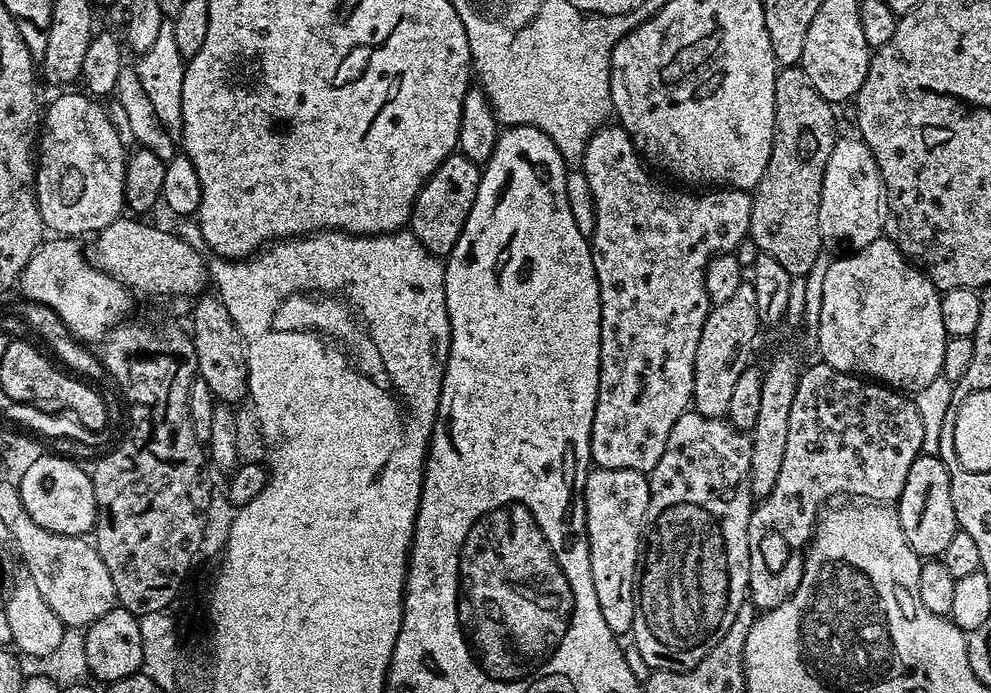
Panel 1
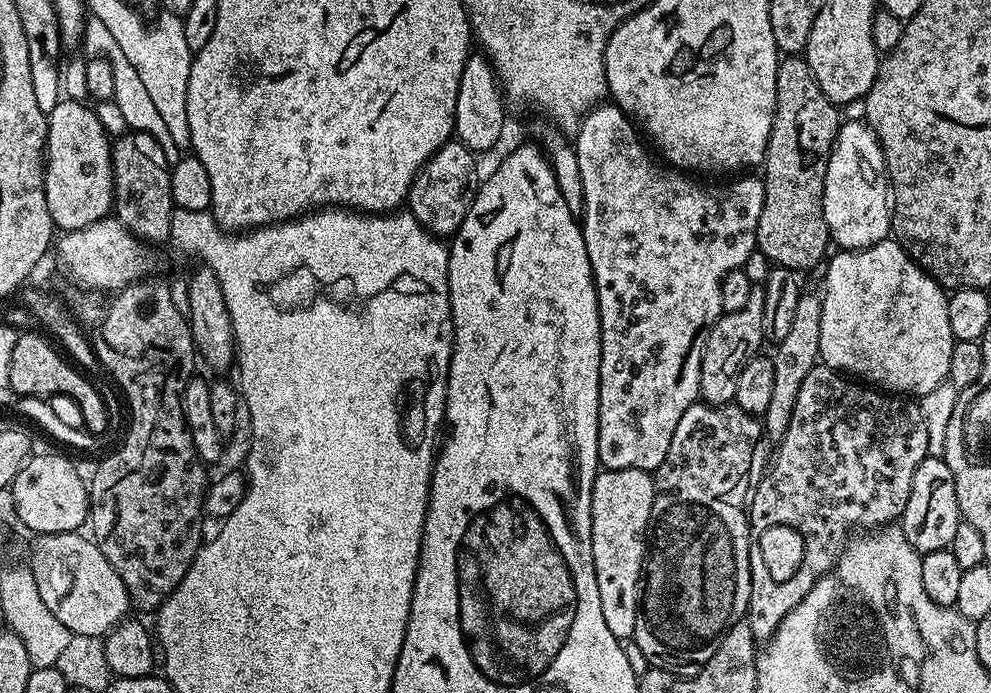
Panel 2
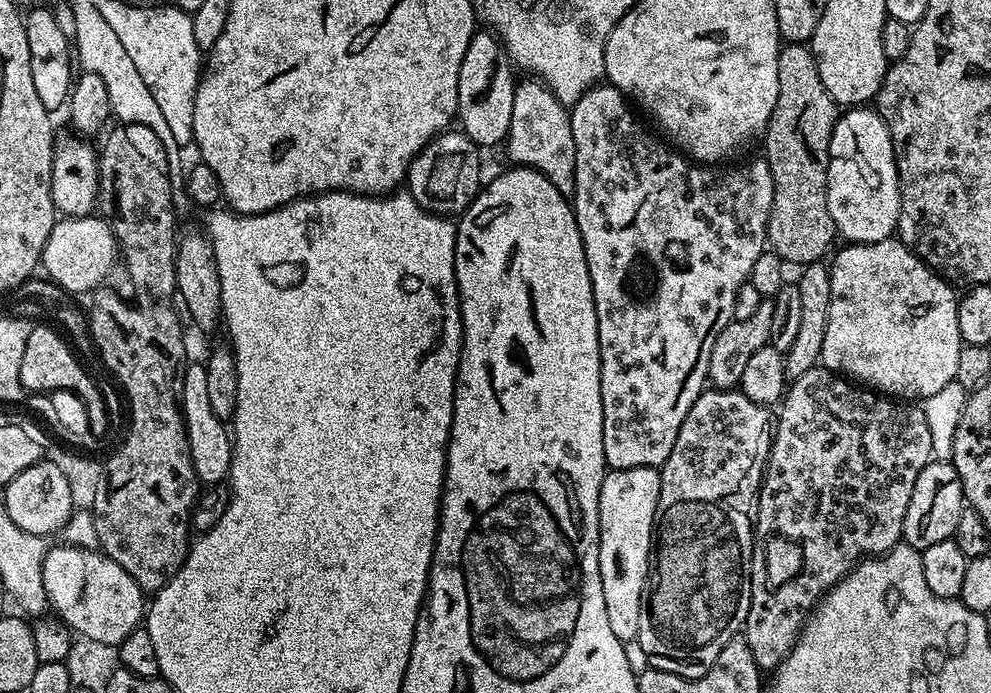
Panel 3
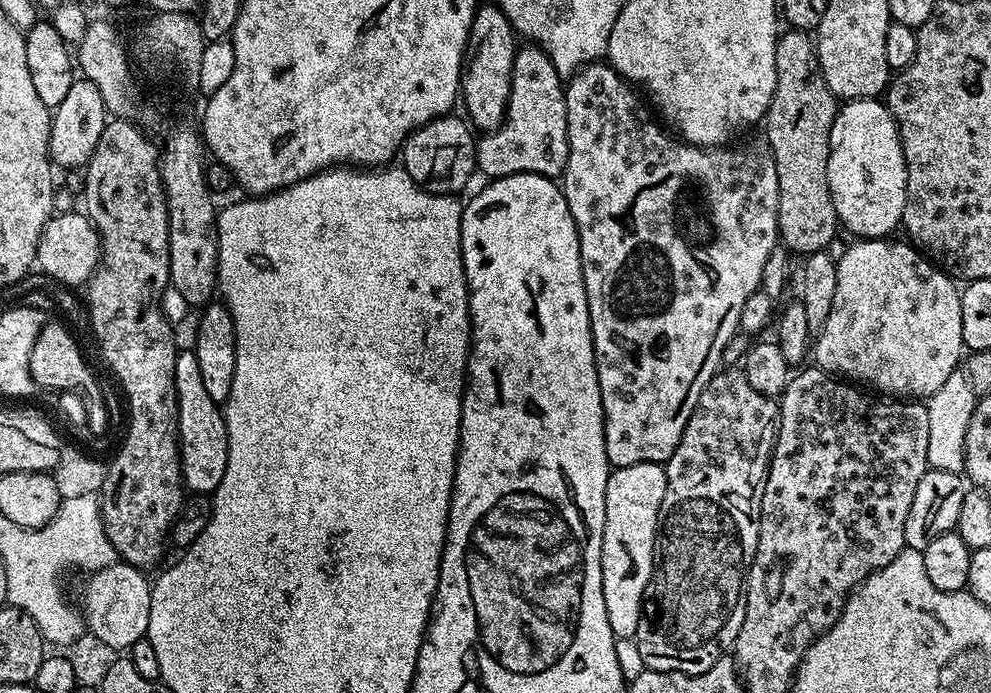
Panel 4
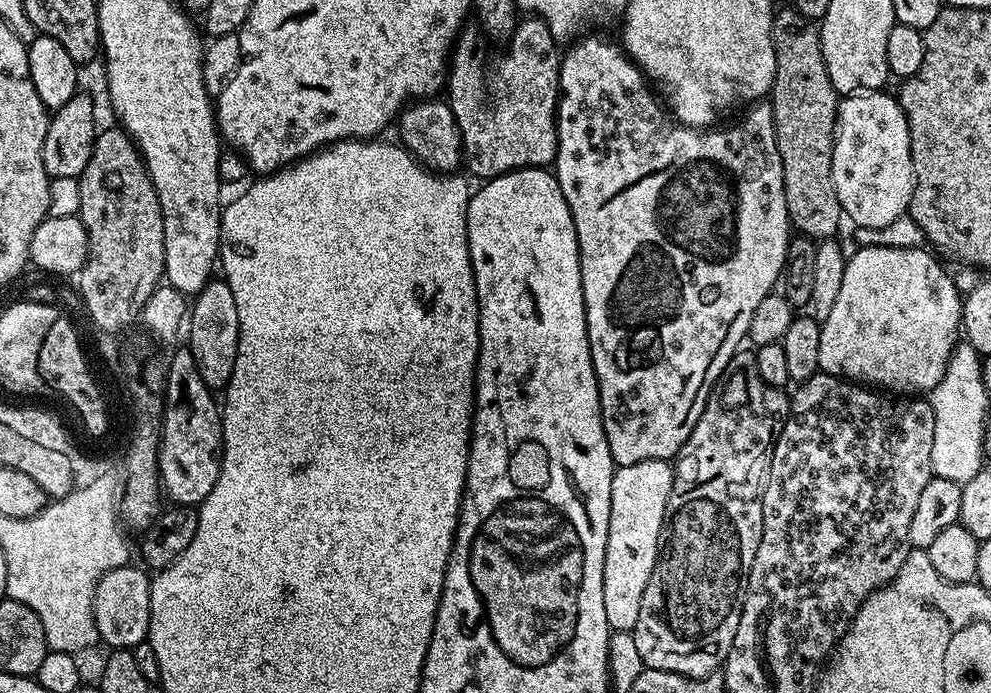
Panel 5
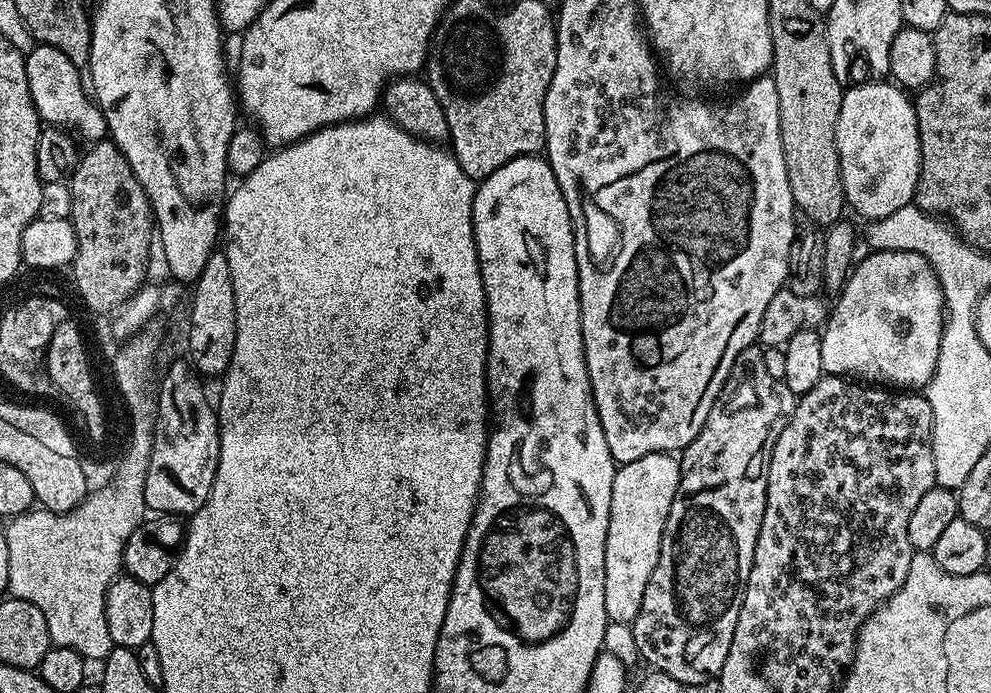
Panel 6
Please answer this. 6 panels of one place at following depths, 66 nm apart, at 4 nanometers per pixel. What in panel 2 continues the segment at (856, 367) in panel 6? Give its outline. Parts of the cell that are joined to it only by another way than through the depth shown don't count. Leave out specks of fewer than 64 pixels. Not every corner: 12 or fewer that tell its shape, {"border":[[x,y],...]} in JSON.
{"border":[[894,238],[823,269],[823,367],[921,398],[948,296]]}

